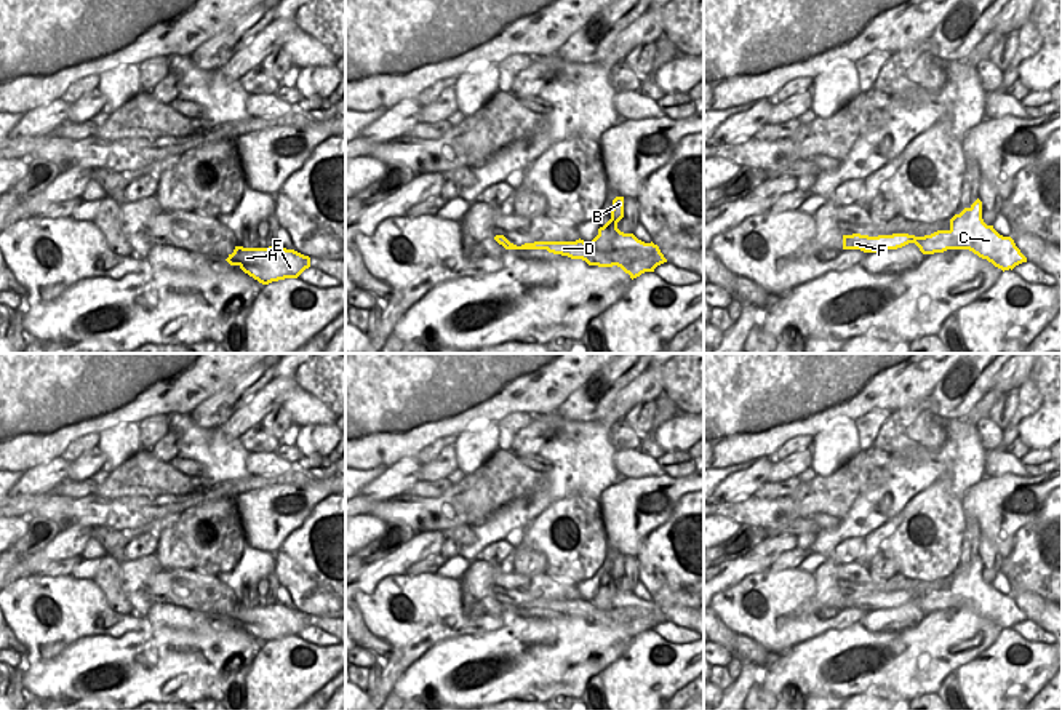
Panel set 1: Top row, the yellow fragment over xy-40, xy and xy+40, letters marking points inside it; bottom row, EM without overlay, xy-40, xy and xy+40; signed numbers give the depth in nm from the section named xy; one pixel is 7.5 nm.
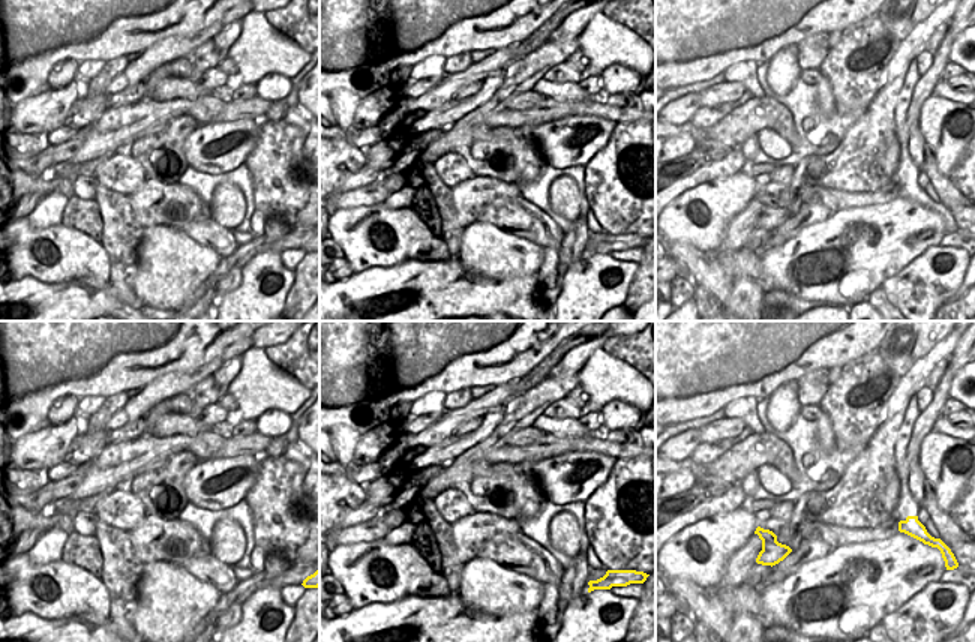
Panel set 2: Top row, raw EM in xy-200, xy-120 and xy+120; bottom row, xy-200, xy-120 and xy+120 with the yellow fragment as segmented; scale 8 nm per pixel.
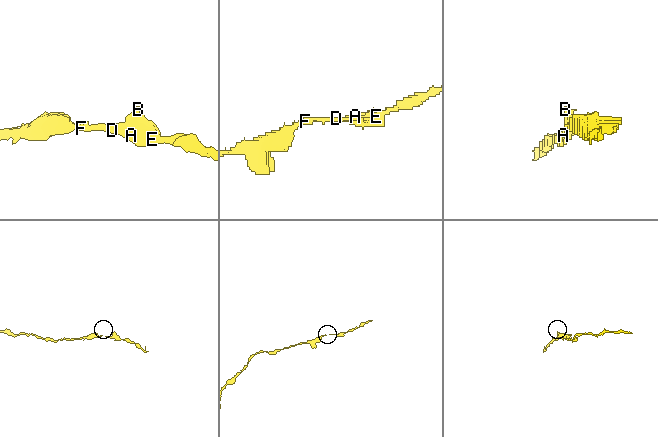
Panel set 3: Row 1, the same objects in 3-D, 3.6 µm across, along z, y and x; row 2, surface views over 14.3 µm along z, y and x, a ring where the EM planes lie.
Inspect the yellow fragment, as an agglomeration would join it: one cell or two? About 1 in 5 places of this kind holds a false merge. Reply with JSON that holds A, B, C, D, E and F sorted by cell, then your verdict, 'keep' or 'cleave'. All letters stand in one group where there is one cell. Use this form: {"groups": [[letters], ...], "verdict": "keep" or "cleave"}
{"groups": [["A", "B", "C", "D", "E", "F"]], "verdict": "keep"}

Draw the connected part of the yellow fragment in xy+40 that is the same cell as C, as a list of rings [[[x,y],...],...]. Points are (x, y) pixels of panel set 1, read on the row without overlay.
[[[979,556],[950,577],[948,588],[937,588],[931,593],[843,593],[843,608],[860,608],[864,611],[897,608],[908,601],[915,601],[923,612],[944,611],[947,608],[969,608],[1003,630],[1027,620],[1027,616],[1011,595],[1000,593],[993,584],[984,580],[982,560]]]

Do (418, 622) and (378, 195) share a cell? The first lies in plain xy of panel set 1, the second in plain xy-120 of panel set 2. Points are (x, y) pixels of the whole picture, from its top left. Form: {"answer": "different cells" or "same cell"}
{"answer": "different cells"}

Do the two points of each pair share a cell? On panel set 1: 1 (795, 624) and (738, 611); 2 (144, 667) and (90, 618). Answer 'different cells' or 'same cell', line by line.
1: same cell
2: different cells

